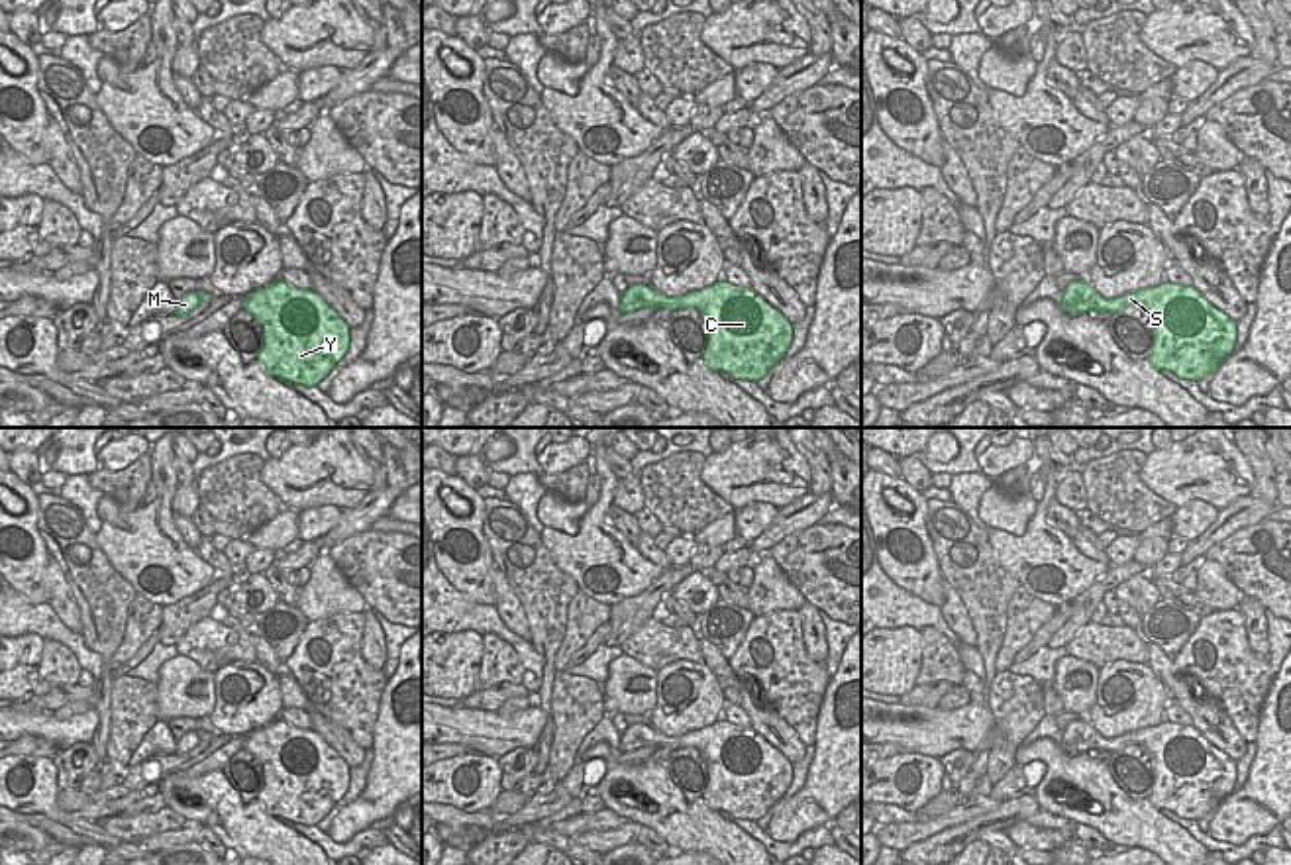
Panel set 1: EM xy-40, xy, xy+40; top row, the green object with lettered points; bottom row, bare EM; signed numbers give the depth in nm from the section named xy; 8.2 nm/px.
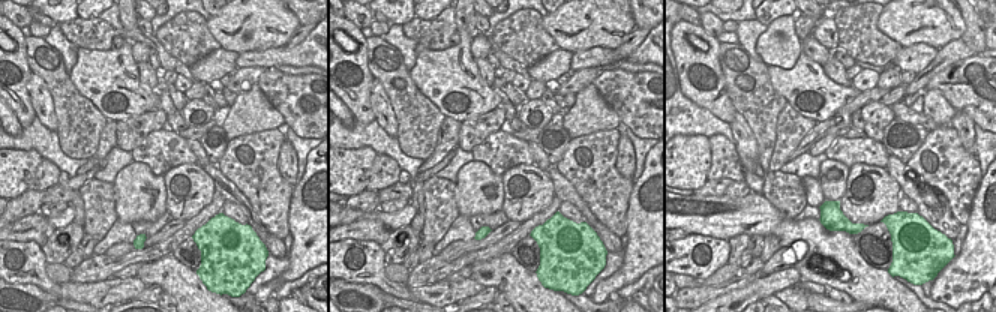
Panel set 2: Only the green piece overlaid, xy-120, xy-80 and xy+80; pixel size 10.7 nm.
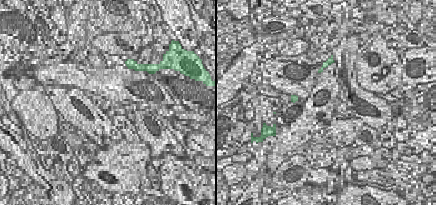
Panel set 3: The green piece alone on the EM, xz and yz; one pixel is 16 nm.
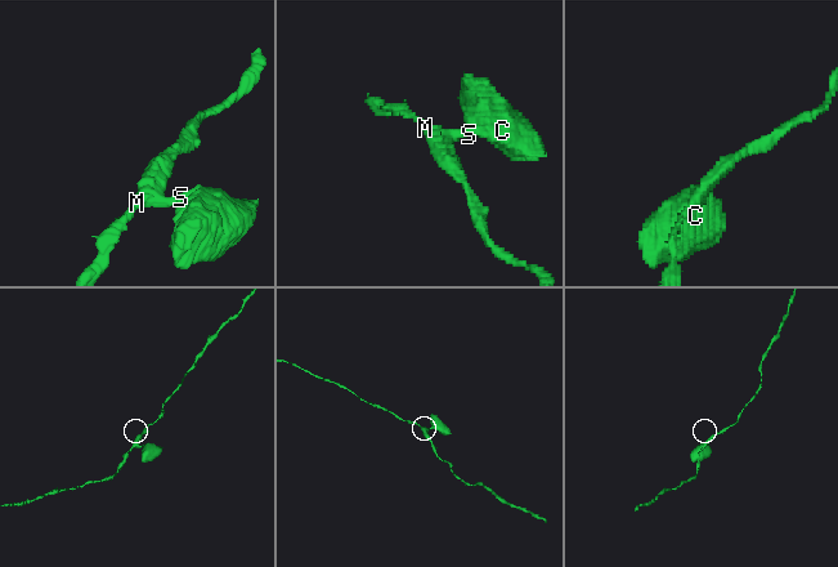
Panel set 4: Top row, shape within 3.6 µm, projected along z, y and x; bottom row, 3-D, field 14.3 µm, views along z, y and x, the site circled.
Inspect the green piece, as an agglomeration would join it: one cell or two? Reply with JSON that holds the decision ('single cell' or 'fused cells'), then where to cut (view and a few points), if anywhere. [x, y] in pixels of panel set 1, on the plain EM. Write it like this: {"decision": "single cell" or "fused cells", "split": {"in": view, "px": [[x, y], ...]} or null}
{"decision": "single cell", "split": null}

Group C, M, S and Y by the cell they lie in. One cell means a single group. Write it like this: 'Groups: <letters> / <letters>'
Groups: C M S Y.

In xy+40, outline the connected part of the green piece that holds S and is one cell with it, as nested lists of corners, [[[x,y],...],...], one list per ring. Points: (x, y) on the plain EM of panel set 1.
[[[1079,718],[1061,732],[1061,747],[1069,753],[1114,753],[1128,745],[1142,745],[1154,757],[1154,789],[1148,800],[1156,810],[1201,820],[1234,789],[1236,761],[1193,726],[1162,722],[1118,738],[1103,738]]]

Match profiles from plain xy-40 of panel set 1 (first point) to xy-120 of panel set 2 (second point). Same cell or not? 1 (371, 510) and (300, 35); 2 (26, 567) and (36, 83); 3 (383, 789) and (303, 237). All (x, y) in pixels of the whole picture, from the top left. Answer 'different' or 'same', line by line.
1: same
2: different
3: same

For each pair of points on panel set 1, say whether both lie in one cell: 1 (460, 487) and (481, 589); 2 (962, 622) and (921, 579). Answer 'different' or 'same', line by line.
1: same
2: different

